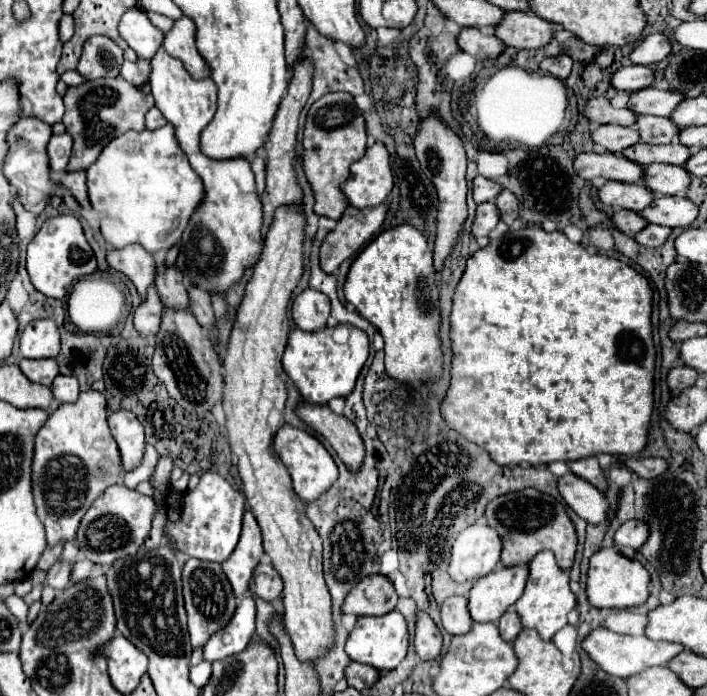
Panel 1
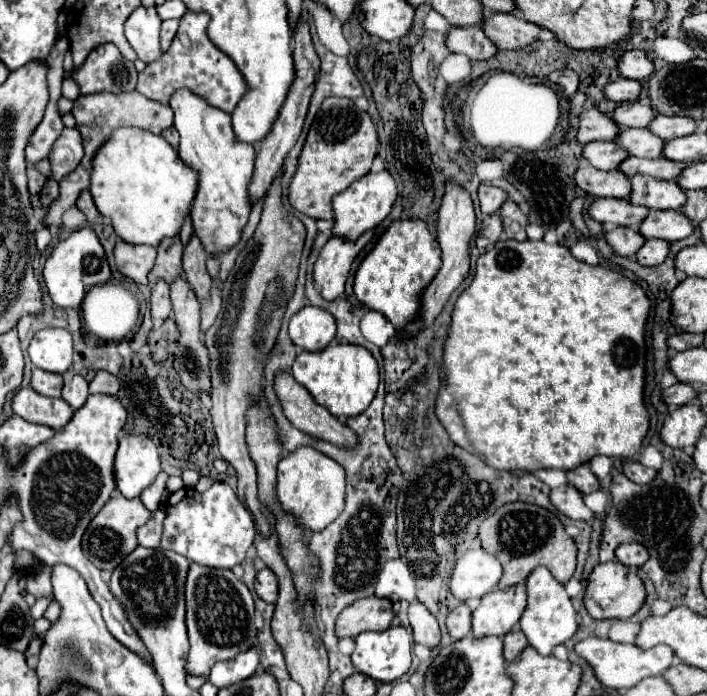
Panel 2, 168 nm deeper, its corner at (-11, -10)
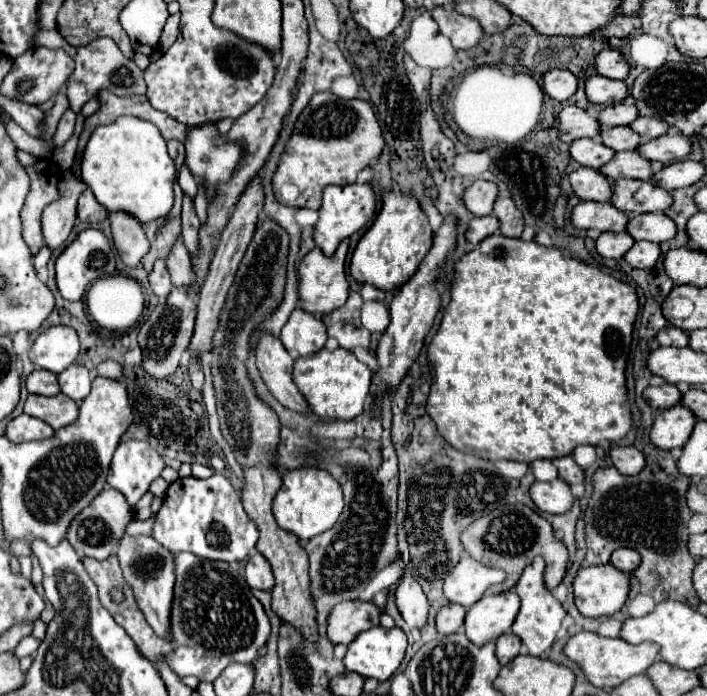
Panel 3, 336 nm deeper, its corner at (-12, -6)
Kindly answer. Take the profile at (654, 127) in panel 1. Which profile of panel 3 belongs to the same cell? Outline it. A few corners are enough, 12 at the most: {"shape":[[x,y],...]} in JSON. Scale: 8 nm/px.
{"shape":[[628,126],[600,128],[602,144],[614,152],[636,150],[640,138]]}

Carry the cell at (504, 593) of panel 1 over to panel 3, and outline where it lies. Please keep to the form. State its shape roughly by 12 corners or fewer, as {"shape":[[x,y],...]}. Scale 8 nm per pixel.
{"shape":[[510,590],[480,598],[464,632],[476,646],[512,626],[520,600]]}

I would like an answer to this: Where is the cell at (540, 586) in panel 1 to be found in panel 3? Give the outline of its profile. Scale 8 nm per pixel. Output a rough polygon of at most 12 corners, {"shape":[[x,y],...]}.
{"shape":[[540,556],[514,592],[512,632],[540,656],[552,646],[566,610],[544,588]]}

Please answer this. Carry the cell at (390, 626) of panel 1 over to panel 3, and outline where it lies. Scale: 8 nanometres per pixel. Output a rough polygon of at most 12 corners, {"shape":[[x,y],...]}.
{"shape":[[400,628],[362,632],[346,672],[388,680],[406,652]]}

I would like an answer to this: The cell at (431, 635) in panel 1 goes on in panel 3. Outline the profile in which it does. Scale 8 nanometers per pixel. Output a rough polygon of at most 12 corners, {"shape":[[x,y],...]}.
{"shape":[[406,572],[396,608],[410,628],[426,624],[428,600]]}

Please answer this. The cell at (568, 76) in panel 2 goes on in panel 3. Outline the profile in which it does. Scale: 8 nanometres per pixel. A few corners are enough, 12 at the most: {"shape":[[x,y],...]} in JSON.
{"shape":[[548,70],[542,88],[552,100],[564,102],[576,92],[576,76]]}

